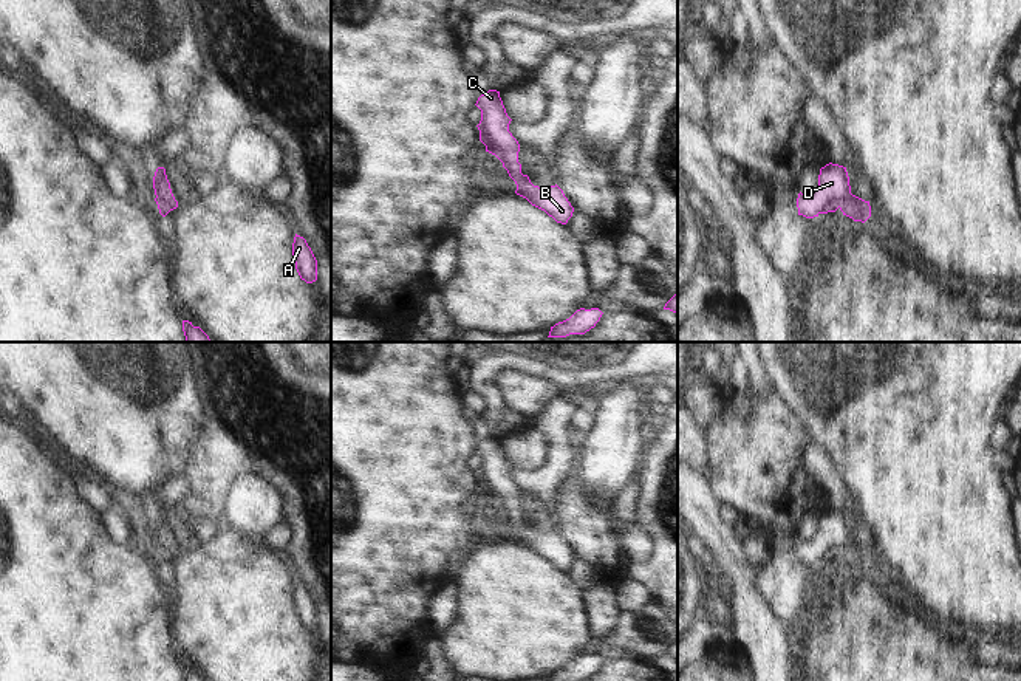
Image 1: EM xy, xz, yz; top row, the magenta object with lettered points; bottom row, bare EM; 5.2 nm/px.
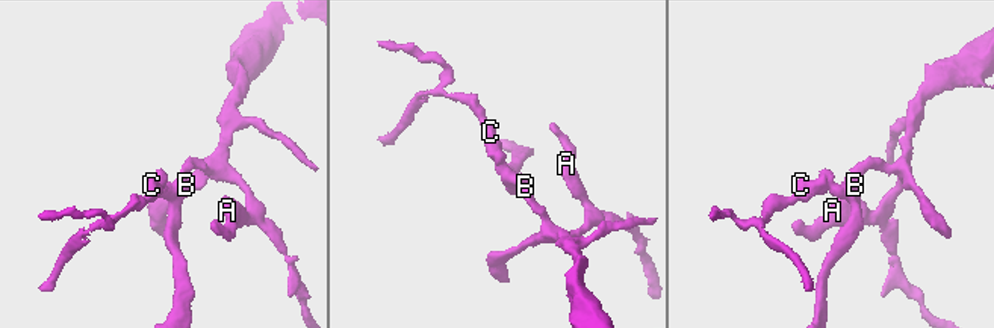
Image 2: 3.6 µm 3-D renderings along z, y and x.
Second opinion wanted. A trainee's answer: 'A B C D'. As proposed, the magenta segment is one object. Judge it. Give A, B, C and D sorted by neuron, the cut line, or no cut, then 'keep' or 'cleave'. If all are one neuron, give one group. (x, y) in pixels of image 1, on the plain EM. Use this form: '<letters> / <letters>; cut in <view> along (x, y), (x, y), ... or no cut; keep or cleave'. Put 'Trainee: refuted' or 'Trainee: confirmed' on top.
Trainee: confirmed
A B C D; no cut; keep

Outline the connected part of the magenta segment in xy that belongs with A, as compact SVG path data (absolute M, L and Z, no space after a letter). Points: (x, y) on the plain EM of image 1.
M295 580L292 590L292 604L295 616L302 627L312 630L317 627L317 607L308 593L306 587Z

